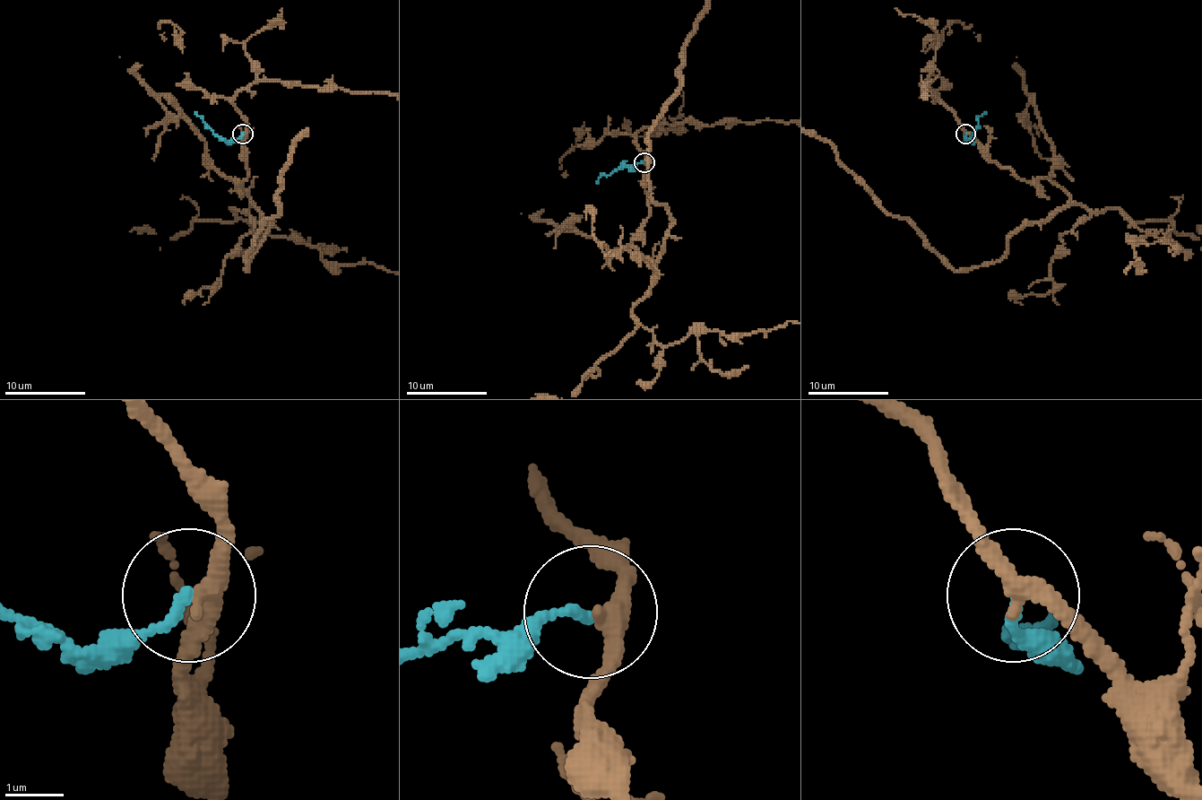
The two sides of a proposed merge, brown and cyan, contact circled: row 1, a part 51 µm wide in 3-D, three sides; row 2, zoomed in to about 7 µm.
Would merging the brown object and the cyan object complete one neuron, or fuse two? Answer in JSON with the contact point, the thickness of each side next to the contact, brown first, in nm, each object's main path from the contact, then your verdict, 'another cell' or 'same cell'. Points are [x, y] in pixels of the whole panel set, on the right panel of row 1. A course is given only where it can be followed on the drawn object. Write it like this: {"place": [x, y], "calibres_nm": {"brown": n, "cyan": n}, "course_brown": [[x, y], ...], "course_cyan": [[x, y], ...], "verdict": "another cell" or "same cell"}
{"place": [965, 134], "calibres_nm": {"brown": 320, "cyan": 170}, "course_brown": [[965, 134], [1069, 201], [1023, 225], [998, 260], [954, 270], [834, 148]], "course_cyan": [[965, 134], [968, 140], [978, 117], [986, 112]], "verdict": "another cell"}

